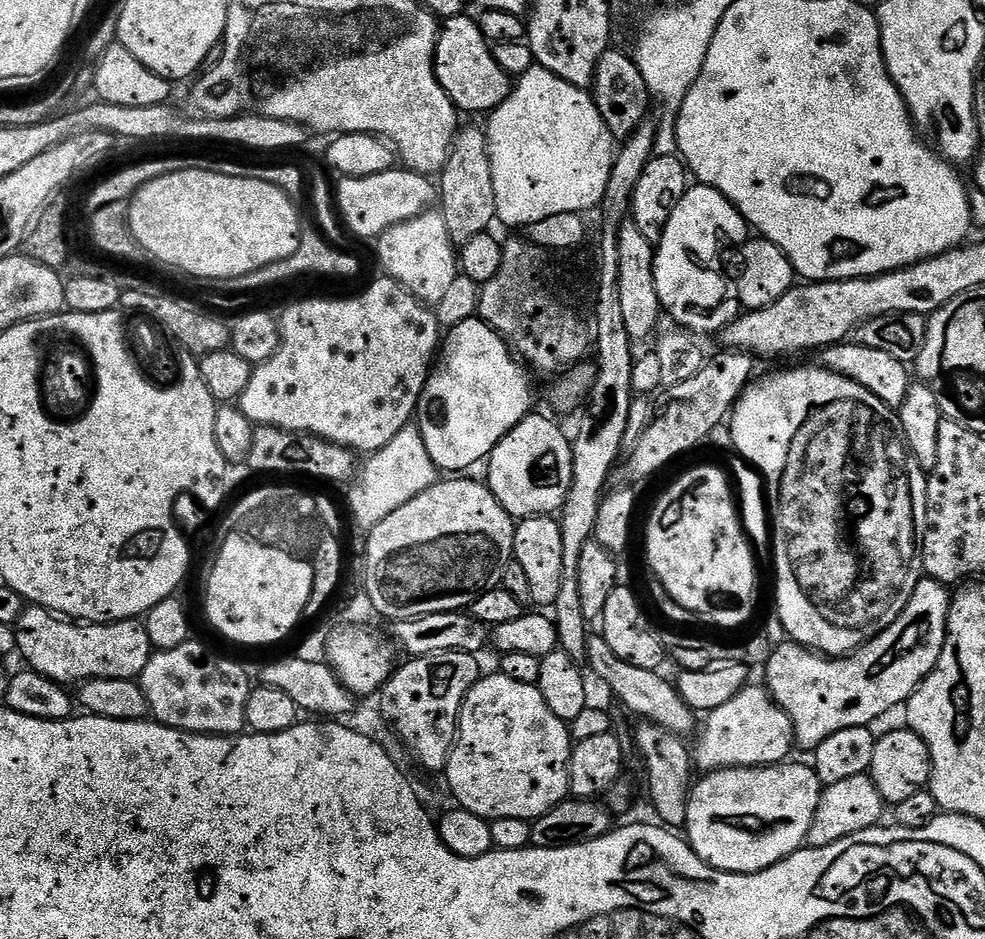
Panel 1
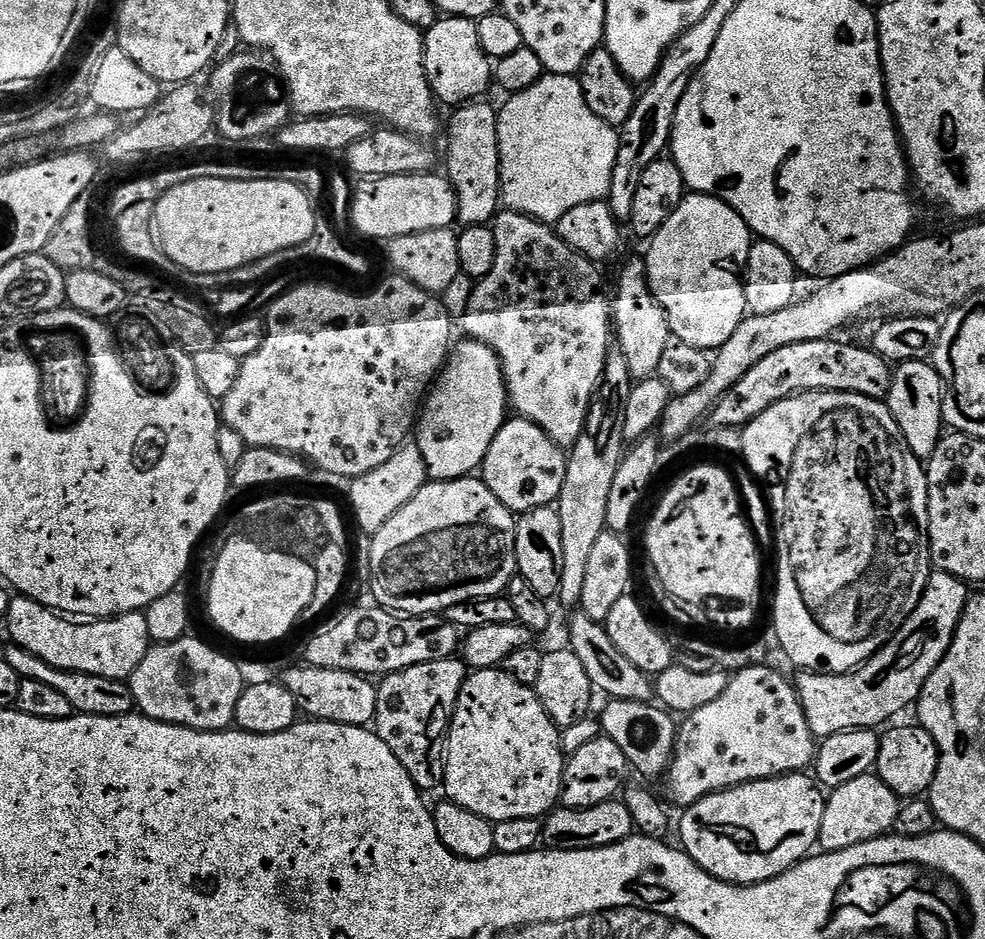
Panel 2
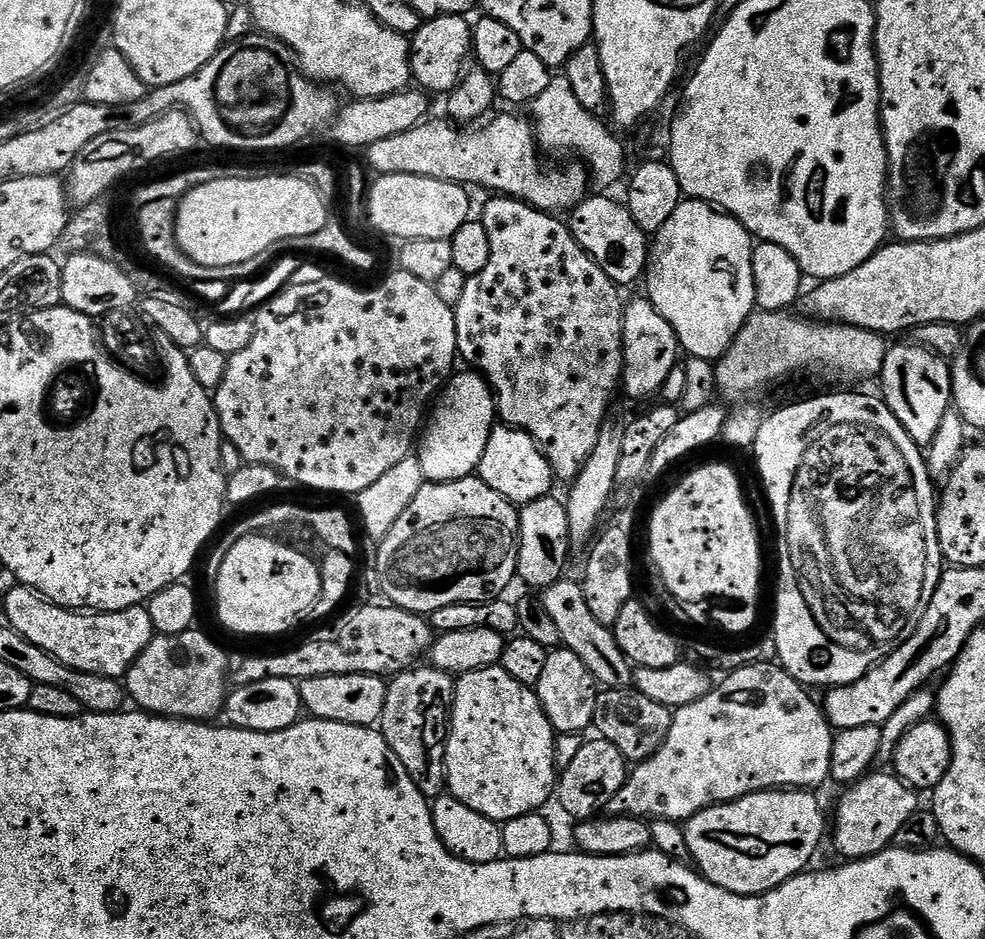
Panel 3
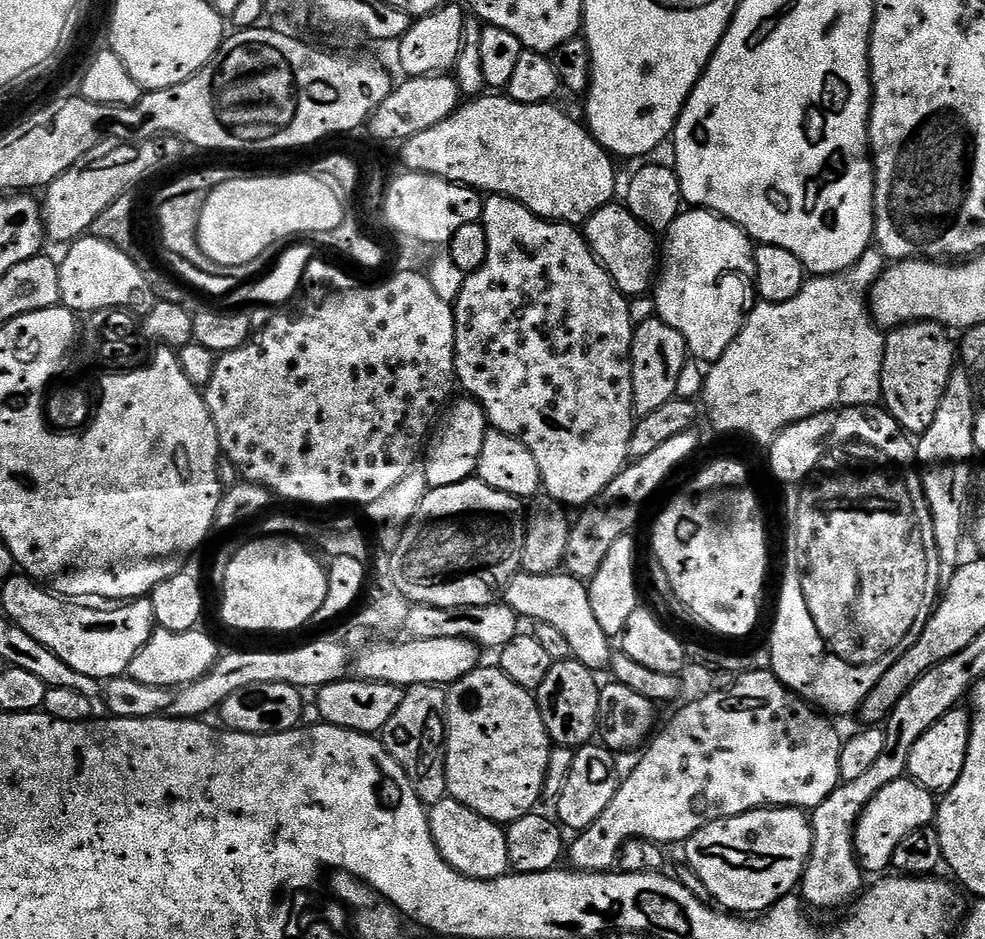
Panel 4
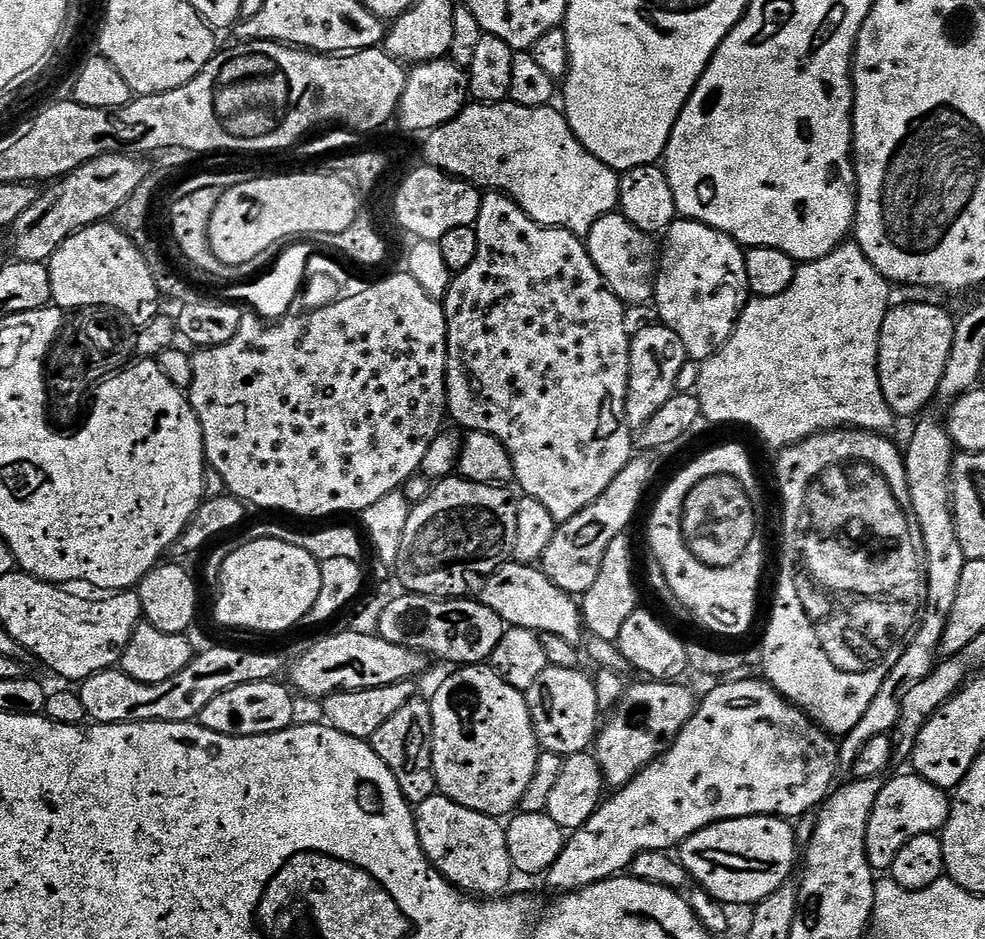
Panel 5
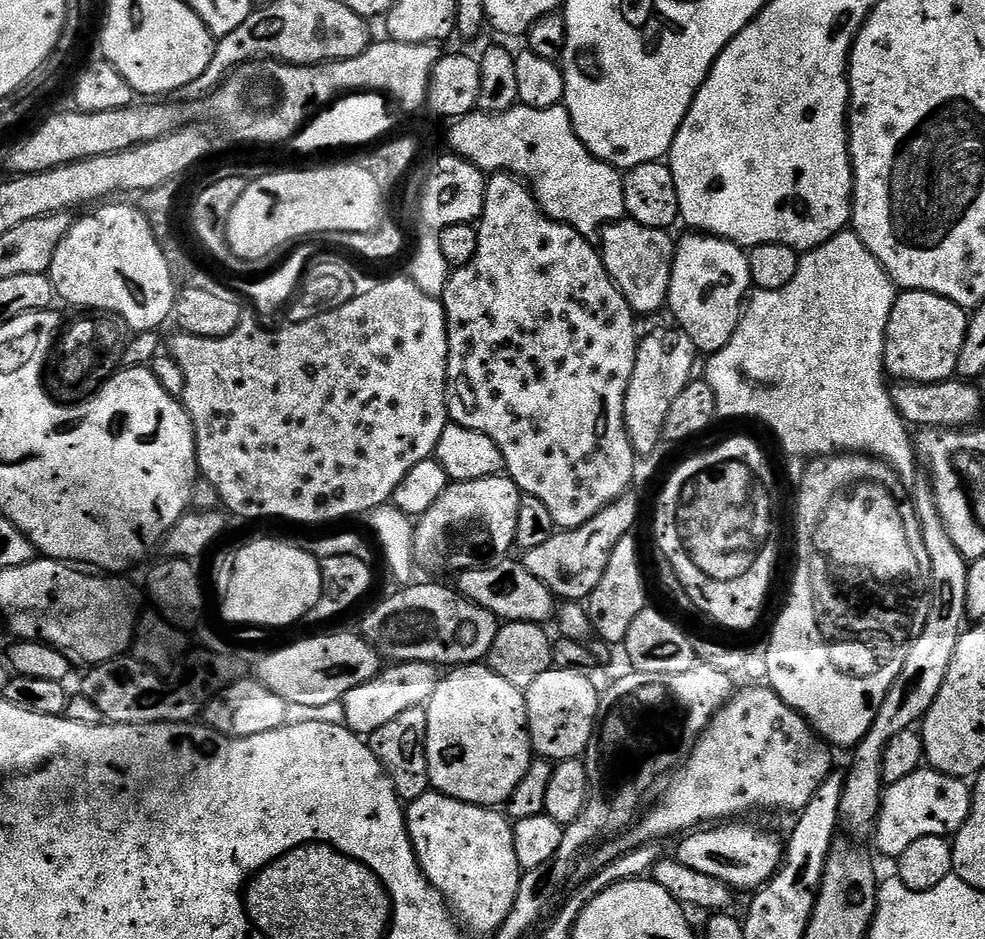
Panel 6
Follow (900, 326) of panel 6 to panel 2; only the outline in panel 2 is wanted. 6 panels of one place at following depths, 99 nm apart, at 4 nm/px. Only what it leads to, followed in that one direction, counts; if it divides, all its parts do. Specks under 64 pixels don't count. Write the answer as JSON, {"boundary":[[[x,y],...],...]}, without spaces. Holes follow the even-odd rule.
{"boundary":[[[911,360],[905,364],[895,365],[886,403],[894,414],[894,422],[898,422],[912,453],[922,462],[926,462],[934,454],[942,429],[945,427],[943,378],[926,360]]]}

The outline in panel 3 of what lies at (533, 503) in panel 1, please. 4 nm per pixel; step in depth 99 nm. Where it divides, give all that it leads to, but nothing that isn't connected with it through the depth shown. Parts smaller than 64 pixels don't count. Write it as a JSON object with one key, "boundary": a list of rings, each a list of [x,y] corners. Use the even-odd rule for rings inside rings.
{"boundary":[[[511,426],[493,427],[490,438],[484,444],[478,476],[486,482],[486,486],[490,486],[490,490],[502,494],[502,498],[517,506],[549,495],[553,491],[552,484],[554,485],[550,462],[534,442],[534,438],[529,432],[522,432]]]}

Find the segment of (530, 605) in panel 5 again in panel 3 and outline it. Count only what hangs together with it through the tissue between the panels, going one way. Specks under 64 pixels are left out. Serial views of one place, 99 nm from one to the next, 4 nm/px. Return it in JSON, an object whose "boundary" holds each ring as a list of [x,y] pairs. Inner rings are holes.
{"boundary":[[[565,578],[554,586],[543,589],[542,599],[550,618],[558,626],[563,647],[569,648],[582,662],[586,662],[586,670],[596,680],[597,685],[605,689],[631,688],[634,684],[634,668],[624,651],[618,646],[612,628],[602,626],[594,614],[590,614],[590,606],[586,606],[584,589],[579,583],[576,584],[571,578]]]}

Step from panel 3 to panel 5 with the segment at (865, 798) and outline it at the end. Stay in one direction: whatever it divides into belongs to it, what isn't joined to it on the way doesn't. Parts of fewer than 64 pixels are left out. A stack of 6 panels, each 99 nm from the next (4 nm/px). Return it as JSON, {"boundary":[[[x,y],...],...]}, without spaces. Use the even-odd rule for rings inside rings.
{"boundary":[[[896,776],[885,783],[878,794],[878,802],[874,802],[874,814],[870,816],[867,830],[868,860],[873,869],[891,869],[894,858],[898,858],[898,850],[910,842],[910,838],[918,838],[918,834],[939,833],[948,822],[950,796],[945,789],[934,786],[921,776]]]}

